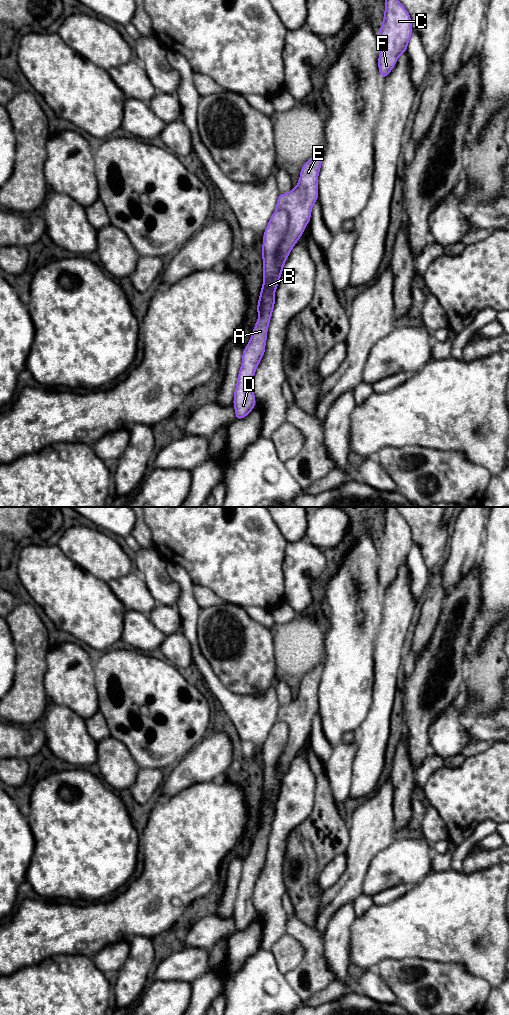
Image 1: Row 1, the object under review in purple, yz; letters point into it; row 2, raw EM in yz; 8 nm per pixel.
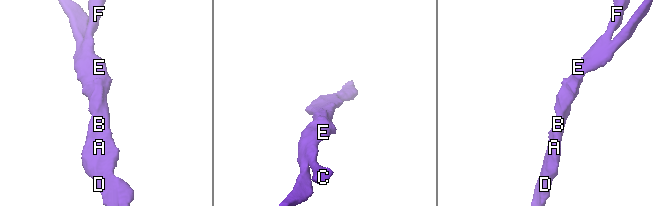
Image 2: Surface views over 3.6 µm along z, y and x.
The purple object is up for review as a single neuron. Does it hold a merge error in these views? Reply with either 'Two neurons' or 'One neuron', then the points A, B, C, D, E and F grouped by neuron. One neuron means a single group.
One neuron. Groups: A B C D E F

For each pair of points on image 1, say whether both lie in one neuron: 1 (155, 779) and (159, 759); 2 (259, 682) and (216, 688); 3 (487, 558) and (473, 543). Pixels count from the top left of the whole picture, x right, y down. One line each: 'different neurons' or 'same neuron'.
1: different neurons
2: different neurons
3: different neurons

